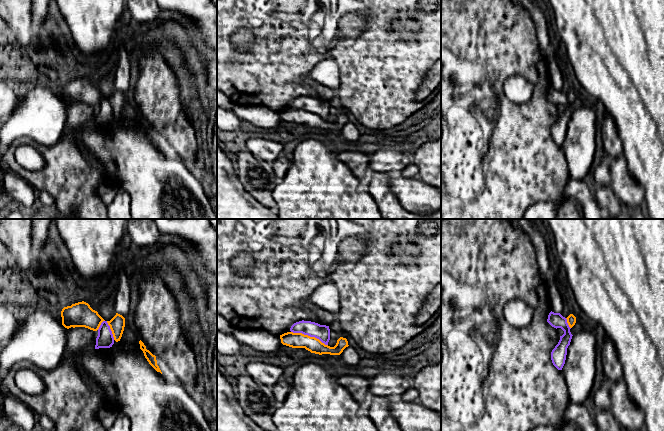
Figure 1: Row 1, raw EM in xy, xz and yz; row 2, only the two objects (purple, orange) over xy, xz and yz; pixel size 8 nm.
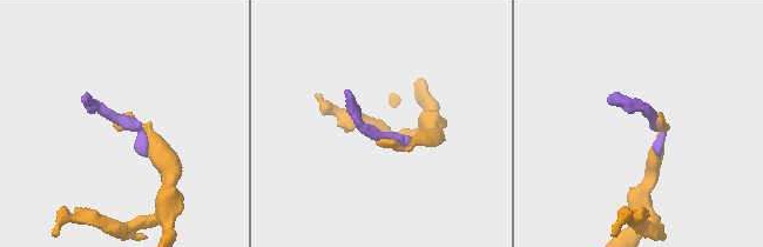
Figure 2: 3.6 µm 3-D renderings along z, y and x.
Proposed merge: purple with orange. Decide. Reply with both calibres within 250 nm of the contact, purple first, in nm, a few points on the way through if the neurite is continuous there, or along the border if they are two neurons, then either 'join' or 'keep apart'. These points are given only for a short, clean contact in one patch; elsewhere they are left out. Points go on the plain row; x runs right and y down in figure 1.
130 nm thick on the purple side, 130 nm on the other; keep apart

